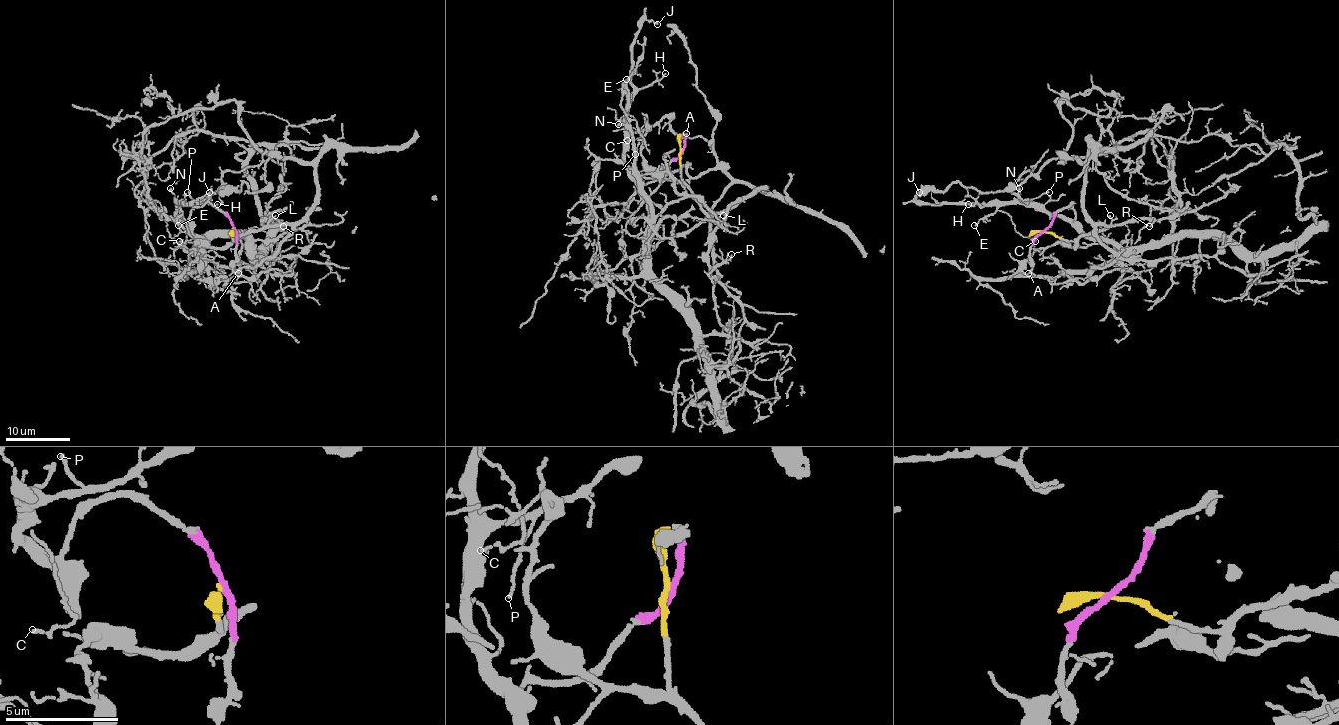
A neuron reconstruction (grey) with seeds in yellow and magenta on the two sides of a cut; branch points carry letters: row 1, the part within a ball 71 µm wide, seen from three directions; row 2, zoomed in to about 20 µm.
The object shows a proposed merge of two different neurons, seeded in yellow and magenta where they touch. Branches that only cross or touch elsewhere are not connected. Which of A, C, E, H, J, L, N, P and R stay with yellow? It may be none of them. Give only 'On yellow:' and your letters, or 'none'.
On yellow: L, R

